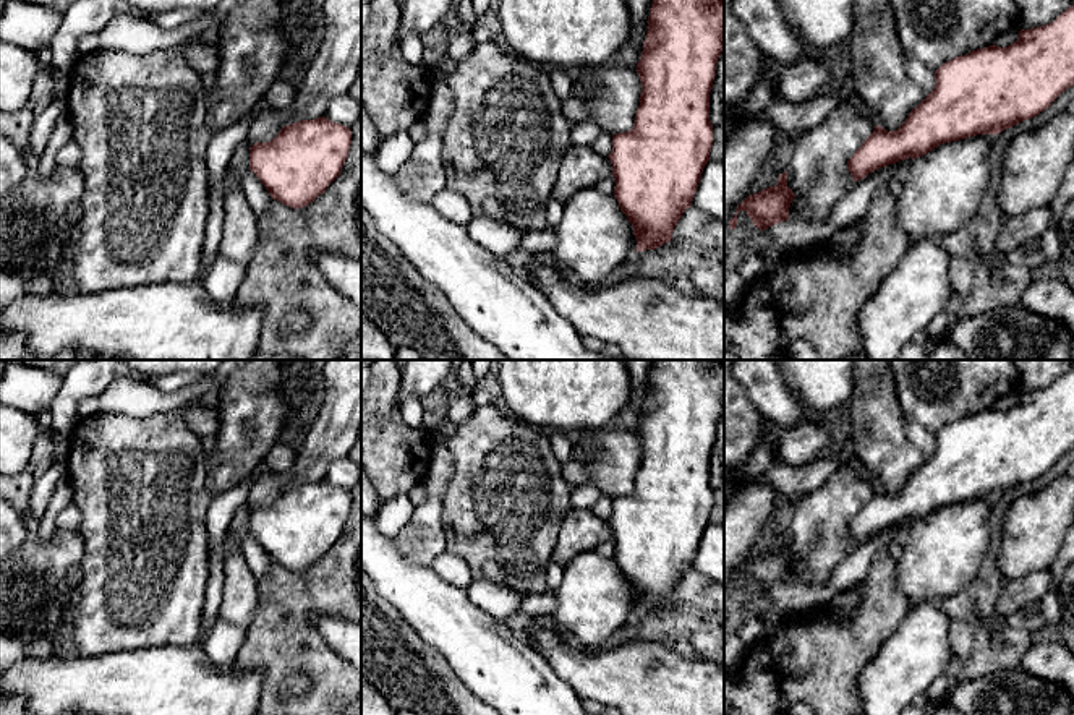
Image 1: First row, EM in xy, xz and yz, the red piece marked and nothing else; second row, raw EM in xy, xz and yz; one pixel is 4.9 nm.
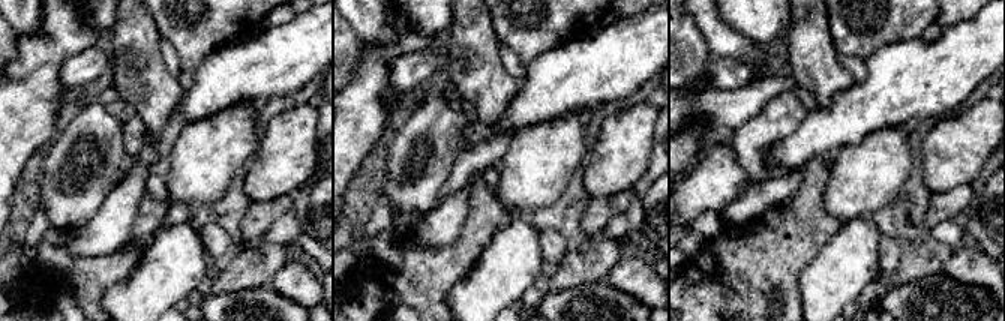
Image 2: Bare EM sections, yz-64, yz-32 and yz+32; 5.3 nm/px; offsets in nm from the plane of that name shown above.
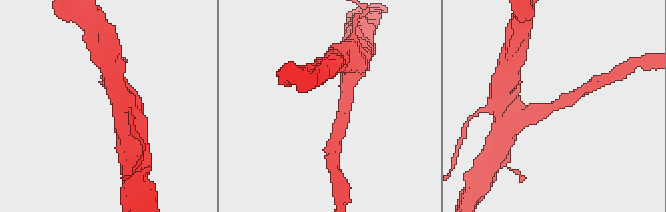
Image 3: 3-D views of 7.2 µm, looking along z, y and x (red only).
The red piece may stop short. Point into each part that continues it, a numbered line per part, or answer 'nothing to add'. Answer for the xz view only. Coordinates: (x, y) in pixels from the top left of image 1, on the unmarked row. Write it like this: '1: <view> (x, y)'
nothing to add

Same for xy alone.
nothing to add

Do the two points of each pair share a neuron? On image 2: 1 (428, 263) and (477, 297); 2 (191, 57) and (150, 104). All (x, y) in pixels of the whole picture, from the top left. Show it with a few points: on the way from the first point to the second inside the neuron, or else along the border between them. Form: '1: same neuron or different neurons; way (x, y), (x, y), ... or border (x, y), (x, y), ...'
1: different neurons; border (479, 255), (449, 291), (446, 297), (447, 305)
2: different neurons; border (176, 77), (183, 90)

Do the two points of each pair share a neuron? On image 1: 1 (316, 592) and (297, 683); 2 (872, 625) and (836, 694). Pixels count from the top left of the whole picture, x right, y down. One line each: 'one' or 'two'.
1: two
2: one

